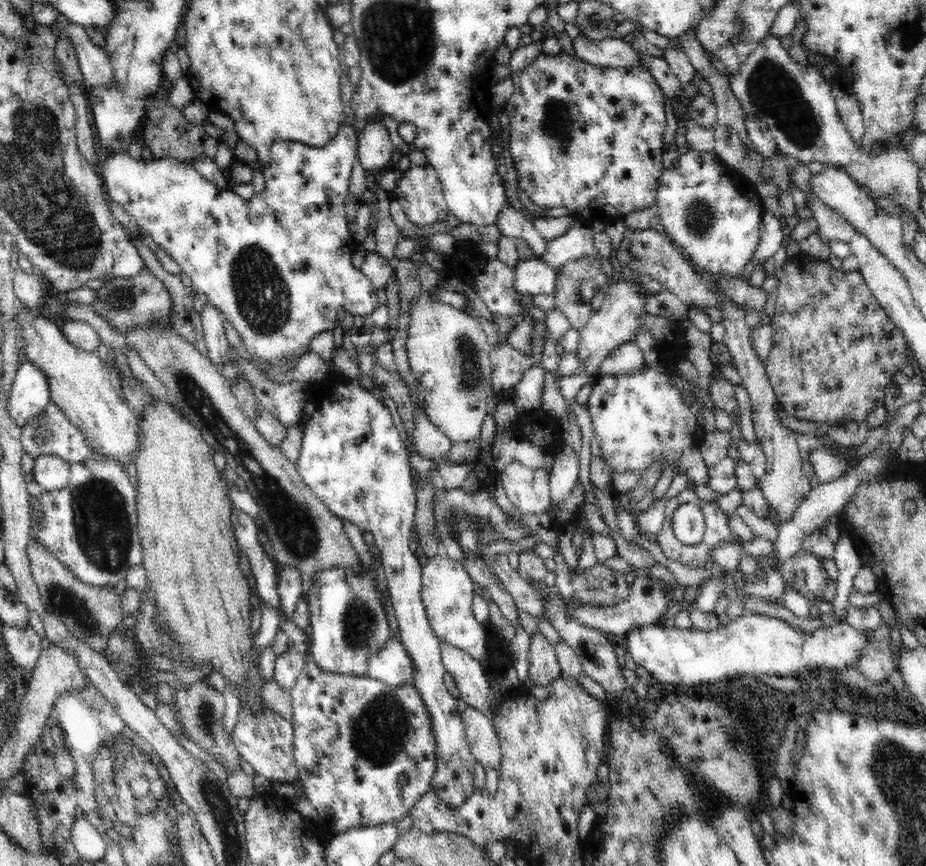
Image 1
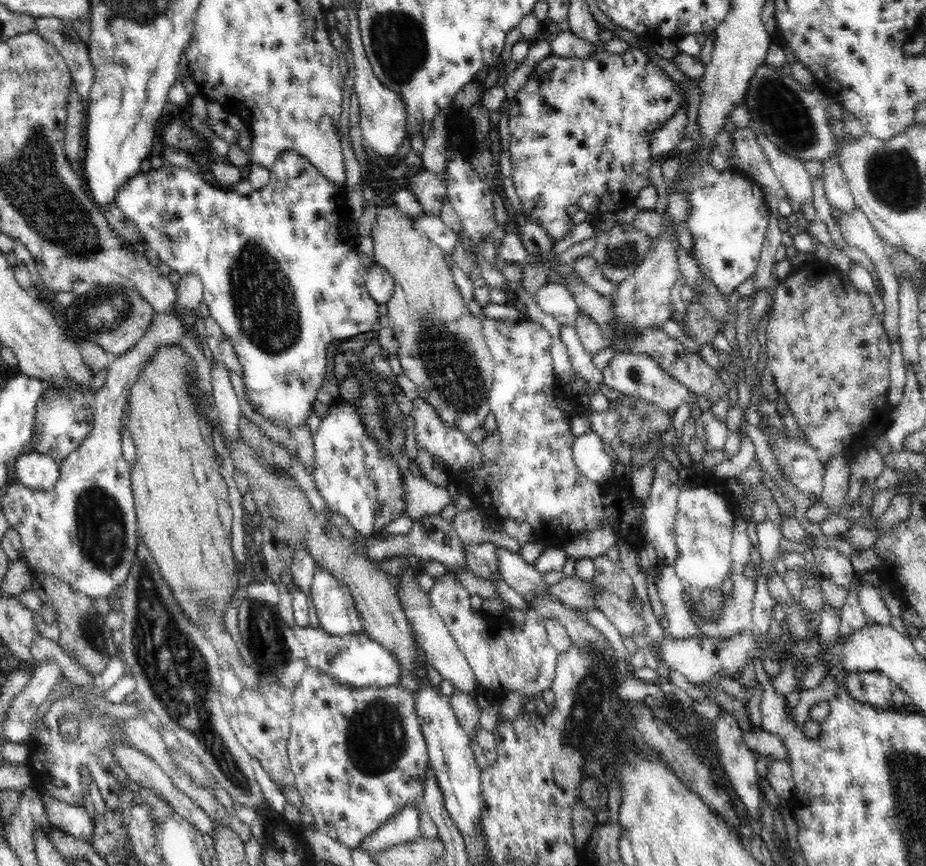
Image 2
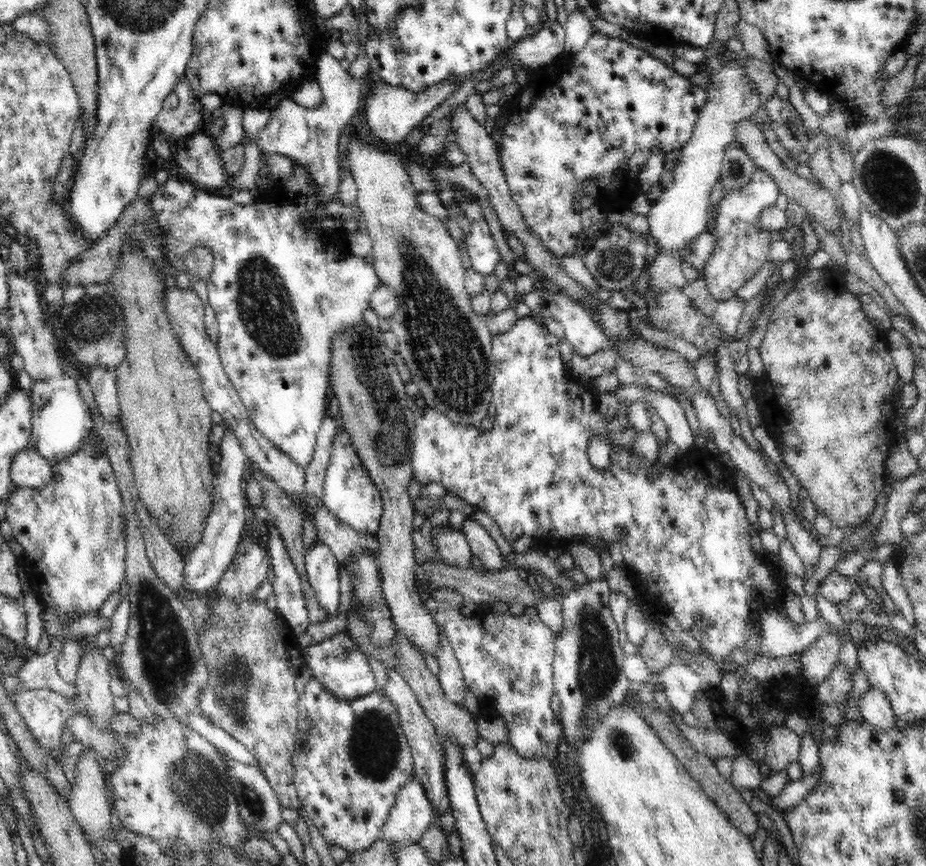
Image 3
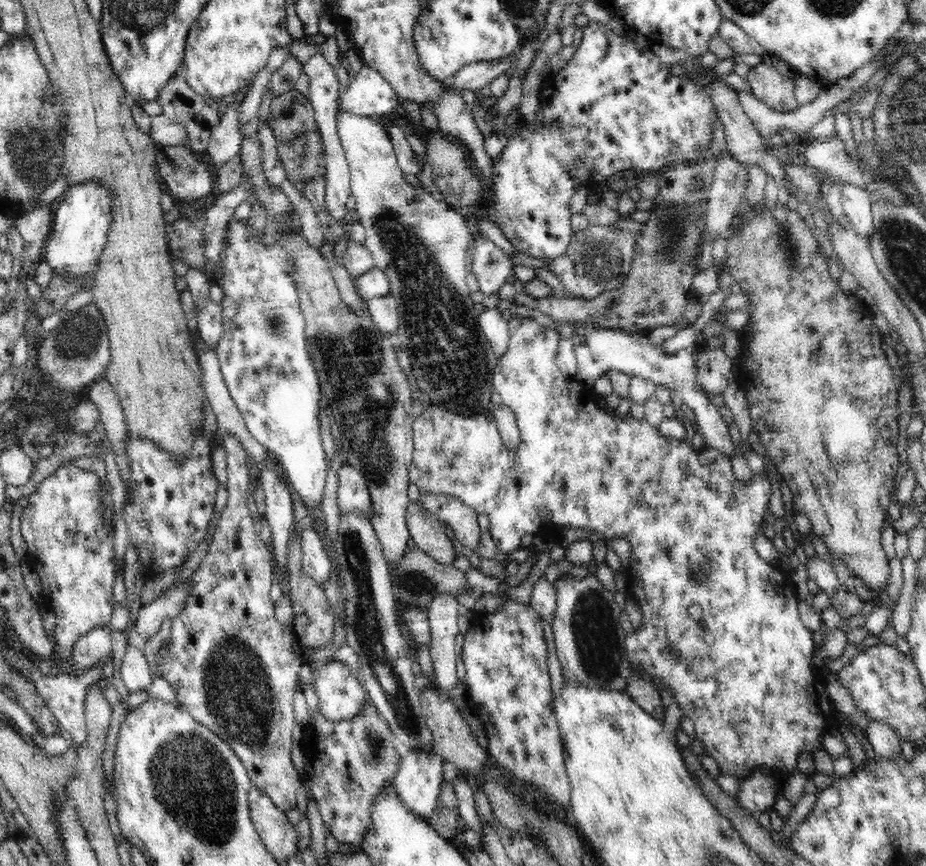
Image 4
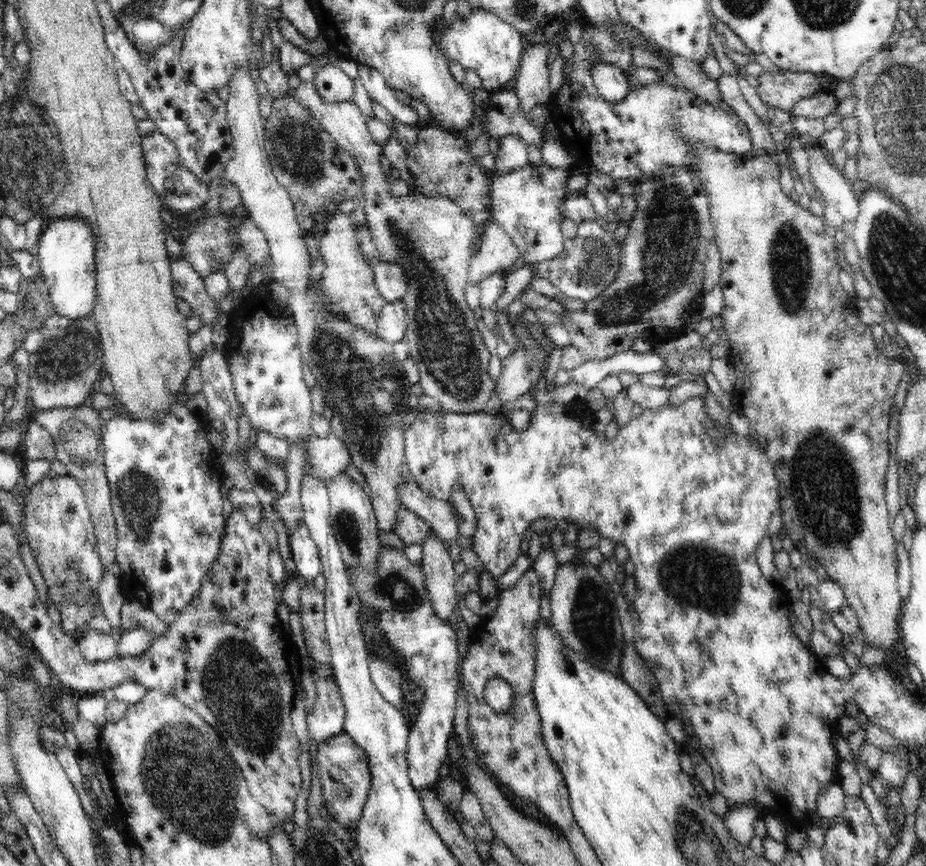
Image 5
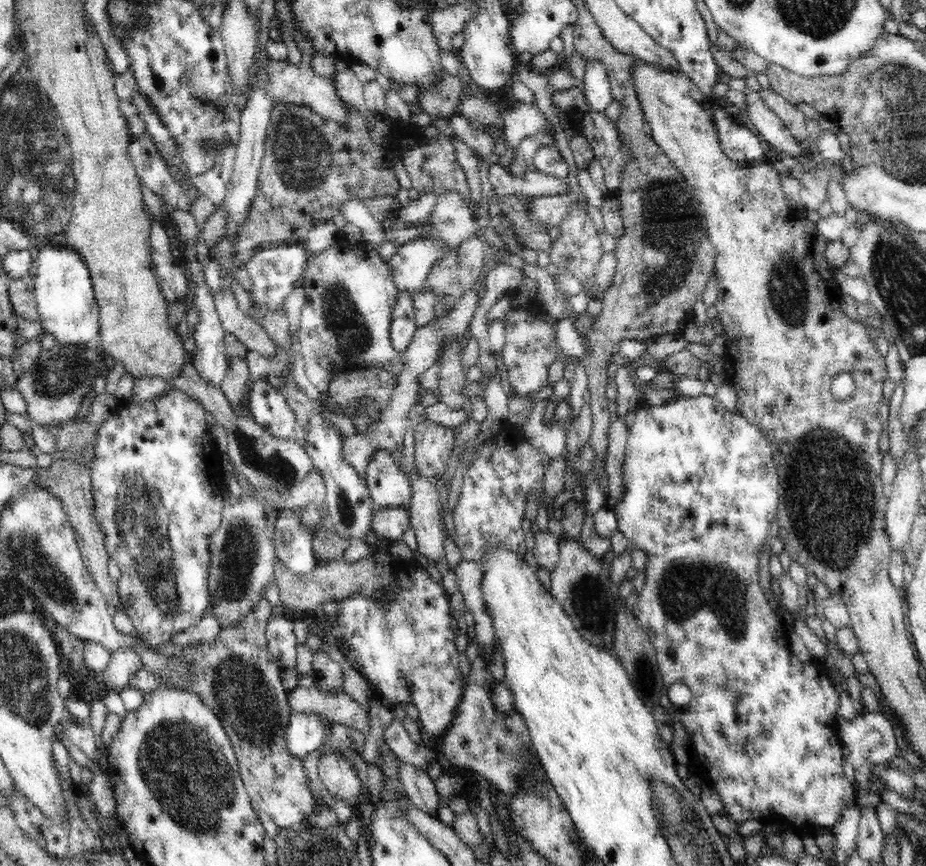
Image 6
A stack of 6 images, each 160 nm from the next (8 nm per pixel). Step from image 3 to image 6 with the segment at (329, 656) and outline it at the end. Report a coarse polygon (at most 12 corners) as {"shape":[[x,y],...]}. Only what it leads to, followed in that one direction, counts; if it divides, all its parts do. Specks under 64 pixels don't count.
{"shape":[[290,712],[284,744],[303,760],[325,742],[326,721]]}

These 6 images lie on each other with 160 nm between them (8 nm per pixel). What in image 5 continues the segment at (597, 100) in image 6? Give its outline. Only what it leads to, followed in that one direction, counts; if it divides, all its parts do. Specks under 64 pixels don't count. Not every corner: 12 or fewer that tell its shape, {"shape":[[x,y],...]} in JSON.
{"shape":[[594,65],[596,94],[615,103],[628,94],[627,76],[614,65]]}

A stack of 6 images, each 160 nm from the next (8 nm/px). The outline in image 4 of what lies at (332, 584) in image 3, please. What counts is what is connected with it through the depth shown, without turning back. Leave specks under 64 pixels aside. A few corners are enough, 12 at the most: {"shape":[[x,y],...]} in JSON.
{"shape":[[314,528],[301,531],[303,569],[318,586],[333,562]]}

